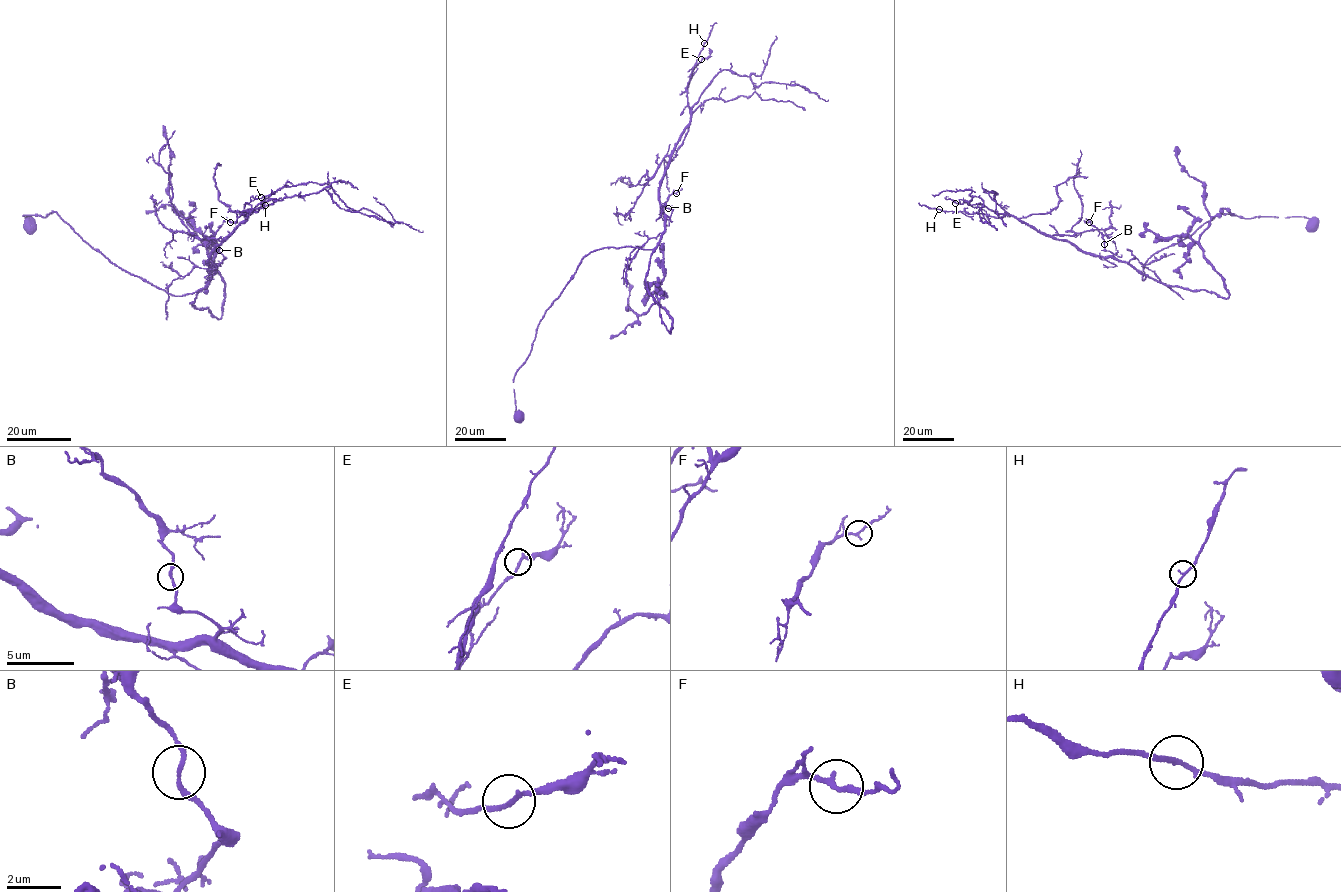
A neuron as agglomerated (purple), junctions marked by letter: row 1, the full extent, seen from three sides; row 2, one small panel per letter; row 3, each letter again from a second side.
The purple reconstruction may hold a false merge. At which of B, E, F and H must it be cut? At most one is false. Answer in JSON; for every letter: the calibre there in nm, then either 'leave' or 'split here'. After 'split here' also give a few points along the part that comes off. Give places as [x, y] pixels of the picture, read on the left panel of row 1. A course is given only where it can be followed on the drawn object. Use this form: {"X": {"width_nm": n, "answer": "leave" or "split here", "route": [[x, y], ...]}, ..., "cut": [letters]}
{"B": {"width_nm": 170, "answer": "leave"}, "E": {"width_nm": 180, "answer": "leave"}, "F": {"width_nm": 190, "answer": "leave"}, "H": {"width_nm": 160, "answer": "leave"}, "cut": []}

